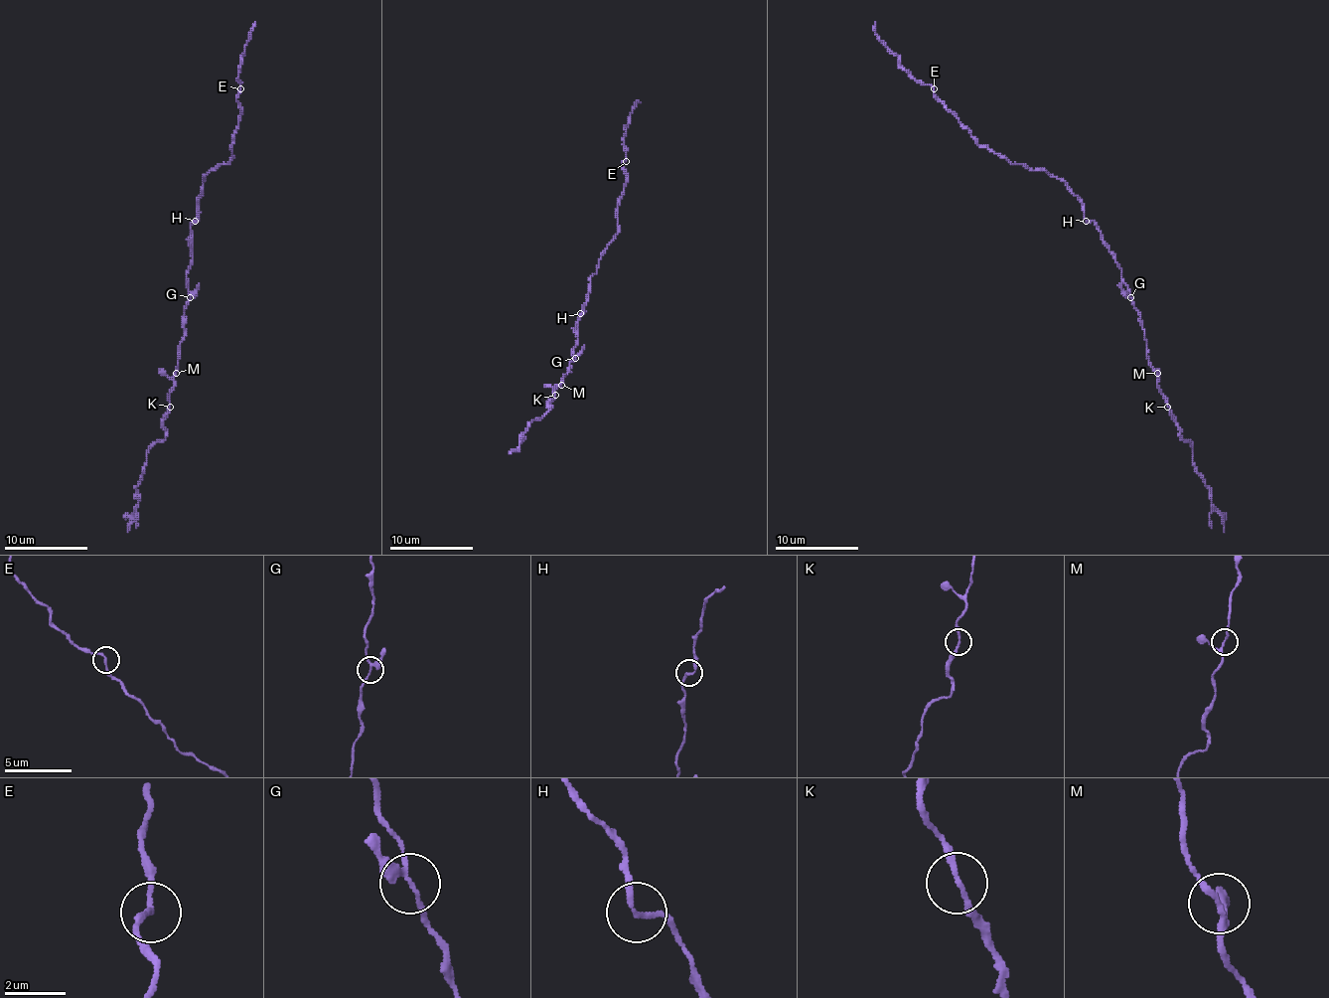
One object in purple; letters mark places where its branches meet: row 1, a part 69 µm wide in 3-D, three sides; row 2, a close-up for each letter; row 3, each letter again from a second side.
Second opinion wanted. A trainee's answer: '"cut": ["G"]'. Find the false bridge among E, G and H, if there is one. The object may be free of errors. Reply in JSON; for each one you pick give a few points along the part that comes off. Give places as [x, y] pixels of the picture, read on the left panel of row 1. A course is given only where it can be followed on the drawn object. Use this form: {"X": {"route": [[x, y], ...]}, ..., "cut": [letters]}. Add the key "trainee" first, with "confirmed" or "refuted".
{"trainee": "refuted", "cut": []}

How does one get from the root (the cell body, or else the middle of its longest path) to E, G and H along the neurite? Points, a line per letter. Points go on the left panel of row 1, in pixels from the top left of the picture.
E: (191, 238), (203, 179), (232, 158), (232, 141), (240, 116), (236, 99), (240, 88)
G: (191, 238), (193, 262), (186, 270), (191, 298)
H: (191, 238), (191, 225), (195, 221)

